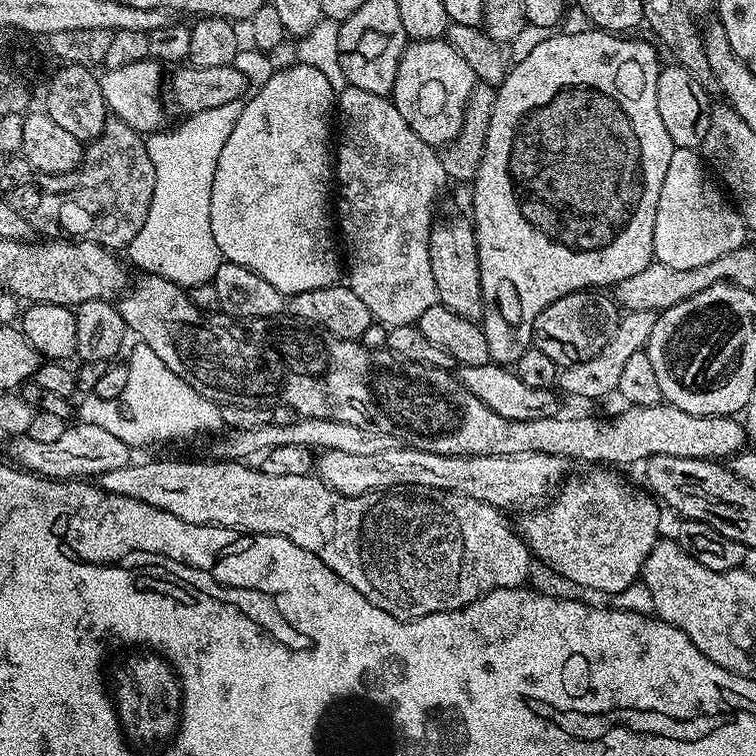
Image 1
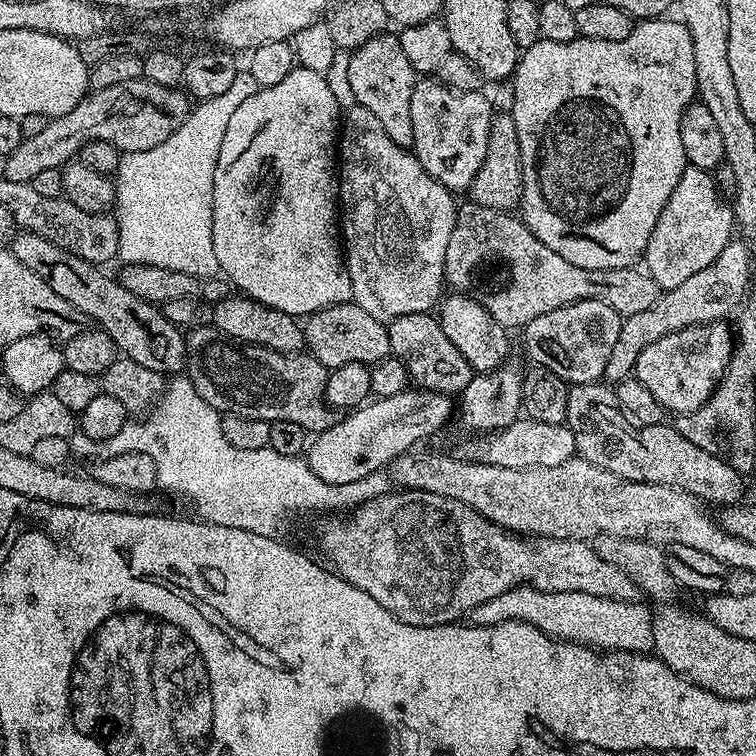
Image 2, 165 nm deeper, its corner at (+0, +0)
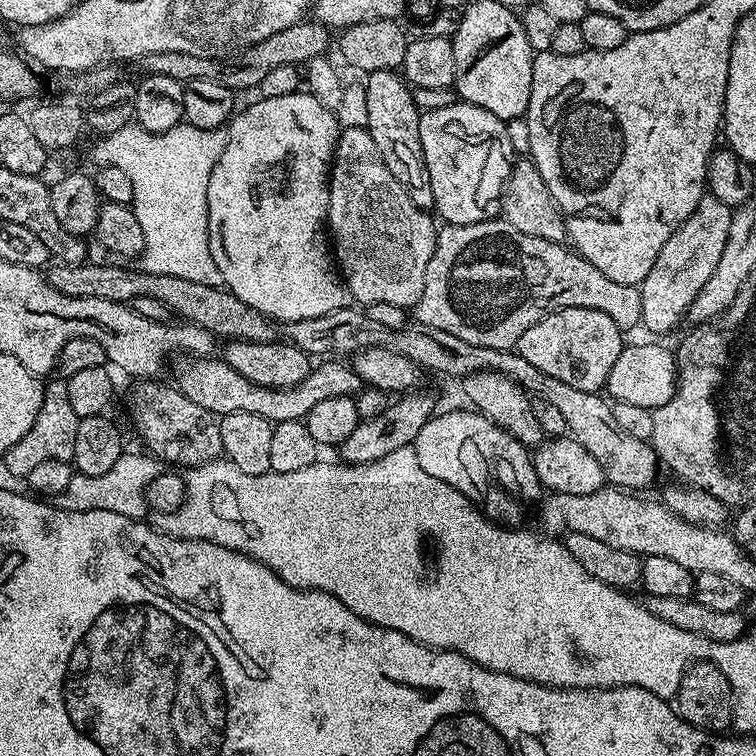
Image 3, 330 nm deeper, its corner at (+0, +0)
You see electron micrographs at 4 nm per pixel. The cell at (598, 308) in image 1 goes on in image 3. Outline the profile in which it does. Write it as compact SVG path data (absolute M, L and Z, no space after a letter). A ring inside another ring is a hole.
M560 308L530 326L517 342L515 351L520 352L526 362L538 366L542 374L550 374L550 378L558 378L558 382L566 382L566 386L574 386L574 390L599 393L607 385L618 354L622 354L626 346L624 336L614 318L602 314L602 310Z

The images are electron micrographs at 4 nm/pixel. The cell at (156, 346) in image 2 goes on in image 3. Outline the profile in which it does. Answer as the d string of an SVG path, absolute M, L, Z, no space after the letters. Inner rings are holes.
M199 357L186 362L188 364L181 370L176 386L180 392L186 394L186 398L217 417L225 416L226 413L246 412L258 413L274 424L282 421L302 420L323 399L353 397L364 388L363 381L345 361L326 358L319 362L313 365L310 374L295 386L270 388L260 387L250 382L219 357Z

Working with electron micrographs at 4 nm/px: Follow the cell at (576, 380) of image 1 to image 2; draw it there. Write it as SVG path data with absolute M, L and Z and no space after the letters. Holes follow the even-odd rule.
M733 238L706 266L706 270L698 270L698 274L690 274L682 286L667 289L654 302L654 306L623 317L618 330L618 342L614 342L614 350L610 353L610 362L606 362L603 379L608 382L624 380L633 375L636 359L650 342L658 342L658 338L666 338L666 334L674 334L674 330L686 330L686 326L695 324L712 324L715 320L727 321L728 315L739 306L748 292L748 279L752 276L752 252L740 241Z

